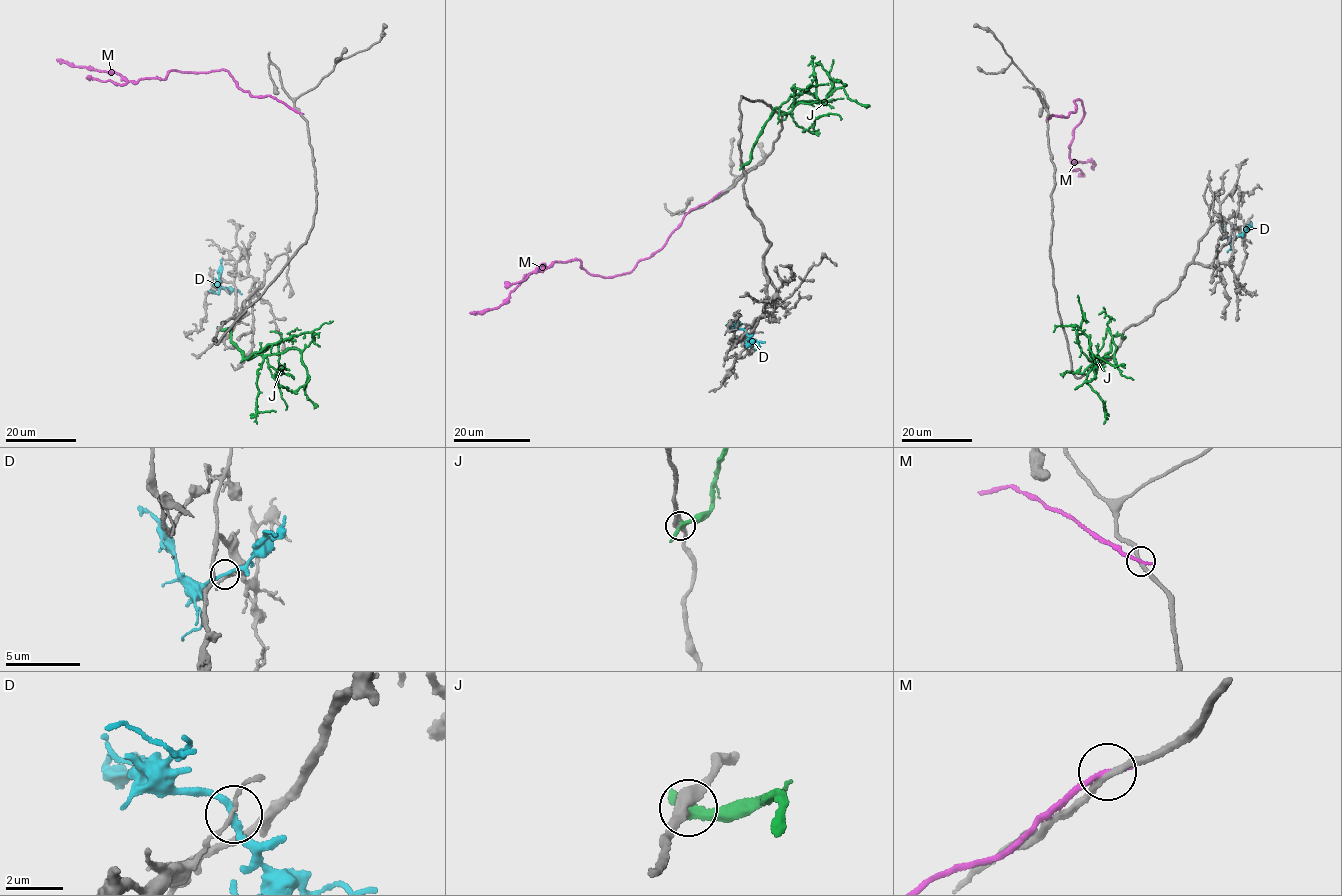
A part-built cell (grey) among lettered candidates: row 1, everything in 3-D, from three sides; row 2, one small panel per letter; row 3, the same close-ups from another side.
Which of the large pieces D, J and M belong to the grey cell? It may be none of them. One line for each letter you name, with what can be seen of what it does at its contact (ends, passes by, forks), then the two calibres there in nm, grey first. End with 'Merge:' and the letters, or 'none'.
Merge: none

